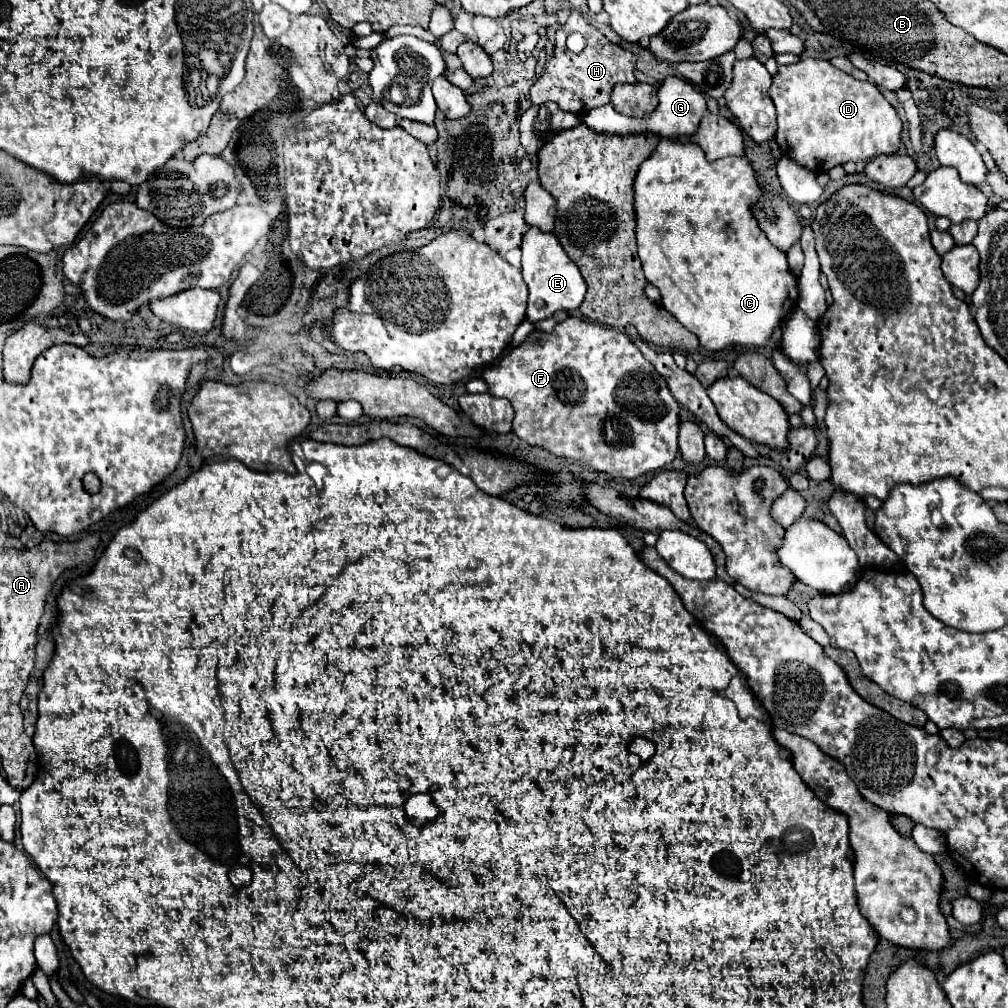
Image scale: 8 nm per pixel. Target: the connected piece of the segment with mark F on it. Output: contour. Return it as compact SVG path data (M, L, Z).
M567 317L553 333L533 331L527 335L519 347L501 357L501 363L485 367L481 377L491 395L511 401L515 409L513 433L525 443L551 451L557 457L581 461L613 477L637 479L669 465L679 451L679 403L665 379L619 329L583 321L581 317Z

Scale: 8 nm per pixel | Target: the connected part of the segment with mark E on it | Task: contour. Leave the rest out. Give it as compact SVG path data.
M531 227L521 243L523 251L523 281L529 287L529 303L527 303L527 319L531 323L549 319L557 311L573 311L581 305L585 297L585 281L577 269L577 265L563 251L553 233L543 233Z

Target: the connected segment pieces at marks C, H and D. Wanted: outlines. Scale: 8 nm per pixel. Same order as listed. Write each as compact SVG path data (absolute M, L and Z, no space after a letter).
M661 139L659 147L653 151L653 155L649 159L645 159L639 165L639 171L635 175L635 183L633 183L633 207L635 207L635 217L637 217L635 235L637 235L637 251L639 251L639 259L641 259L645 277L647 277L649 283L653 283L659 289L661 305L671 315L675 315L675 319L683 327L687 327L691 333L695 333L699 343L705 349L719 351L727 345L763 347L771 339L773 329L779 327L783 323L783 319L787 319L787 315L791 315L791 311L797 305L797 279L789 271L787 253L779 251L767 239L767 235L763 235L763 229L759 227L759 221L755 219L755 213L751 211L753 203L757 203L761 199L761 195L763 193L761 193L755 169L753 169L753 165L747 157L723 157L723 159L717 159L717 161L707 161L703 149L697 143L691 143L691 141L681 143L681 141L673 141L673 139Z
M573 11L567 23L557 29L555 53L545 65L545 73L531 87L531 101L533 105L553 101L563 111L585 115L589 109L609 103L607 99L615 83L635 83L635 61L637 57L631 51L611 43L599 29L589 25L581 13Z
M801 59L795 65L779 67L779 73L773 77L773 85L769 87L769 97L777 107L779 129L775 141L783 157L789 157L791 161L809 171L823 173L847 161L865 163L877 155L893 155L901 147L903 123L893 105L877 89L877 85L871 81L859 81L839 71L825 59Z

